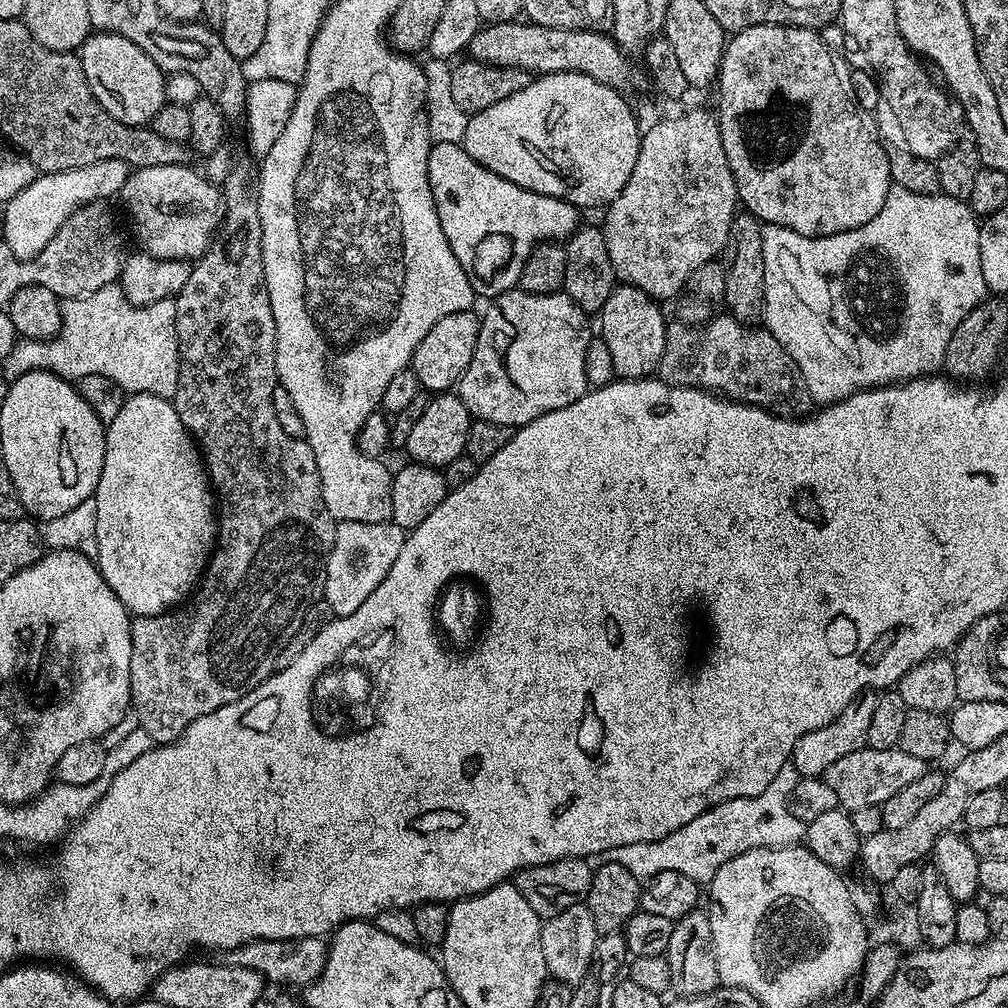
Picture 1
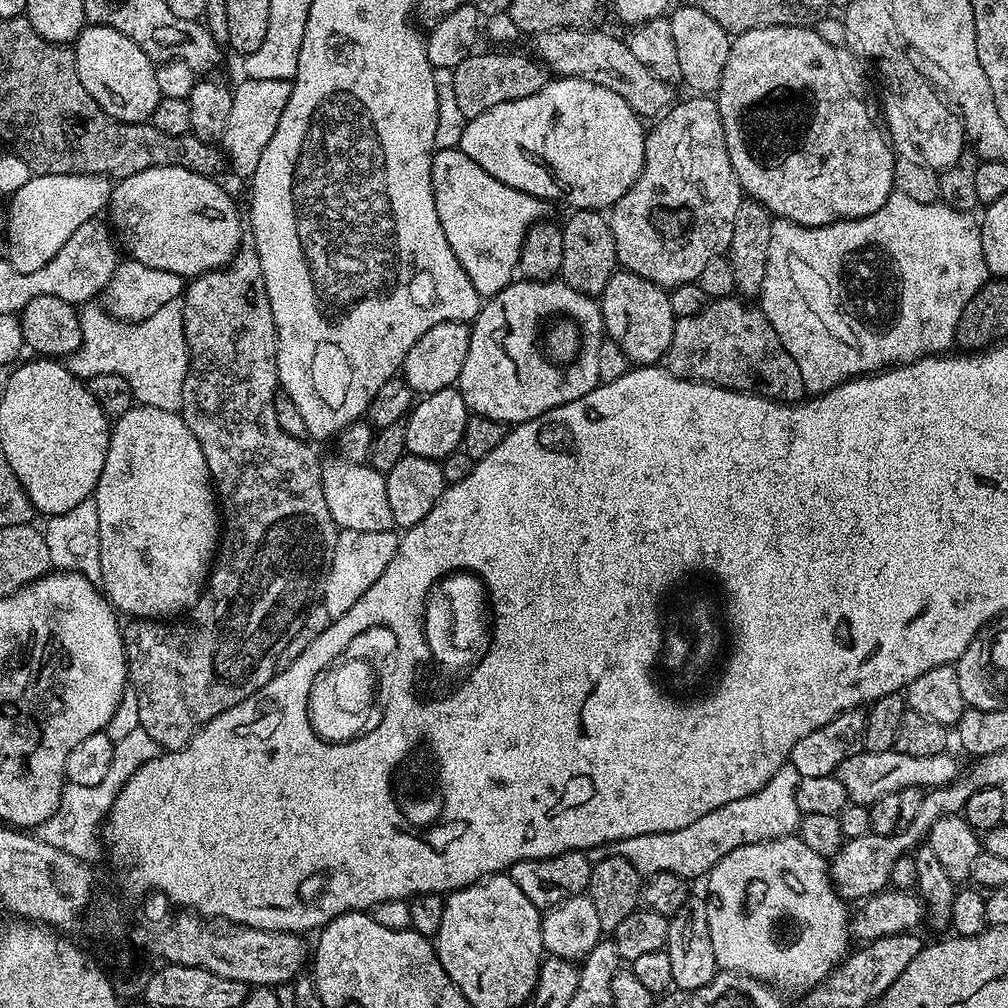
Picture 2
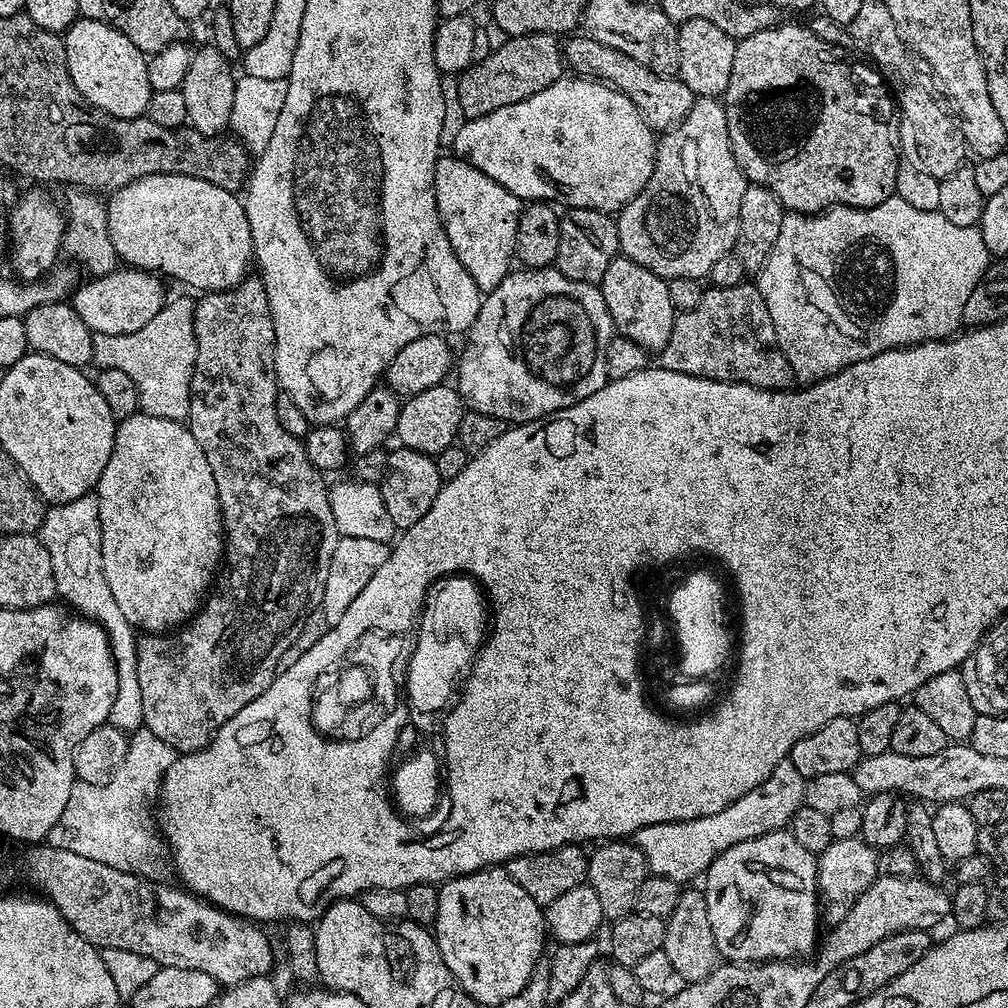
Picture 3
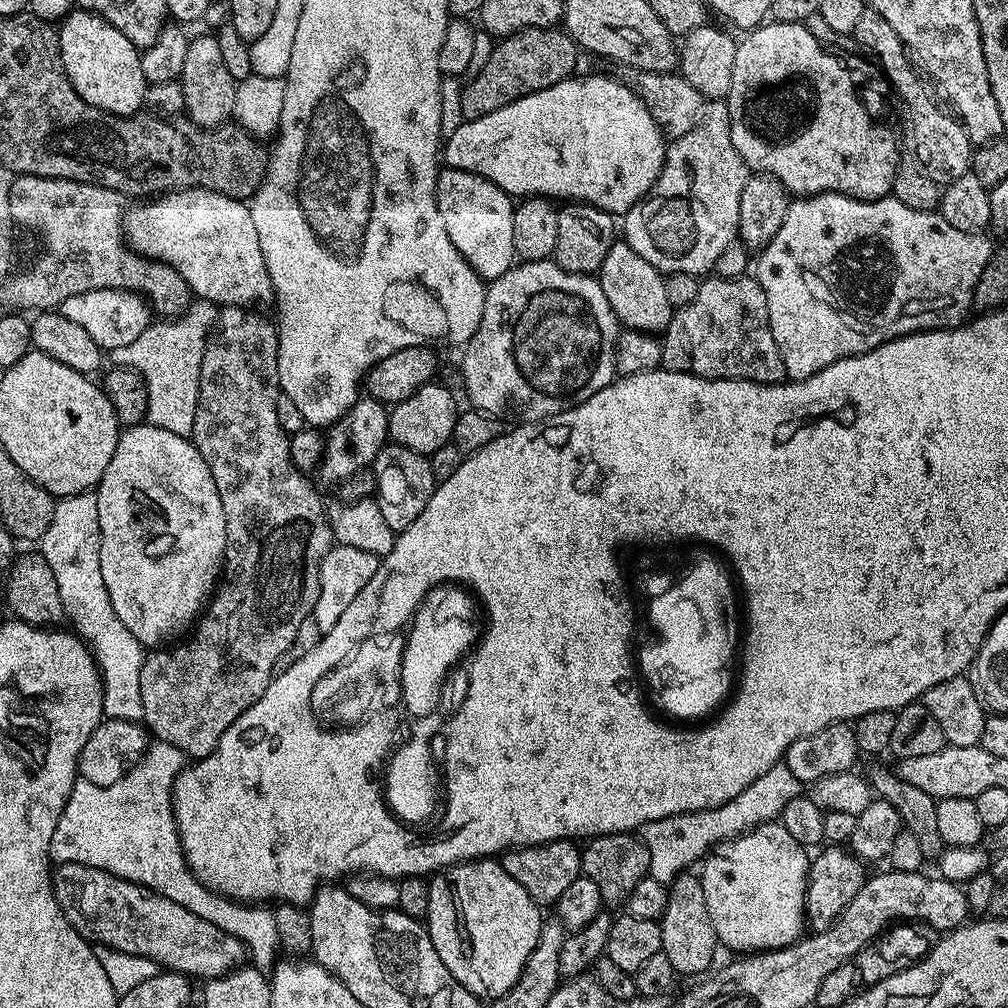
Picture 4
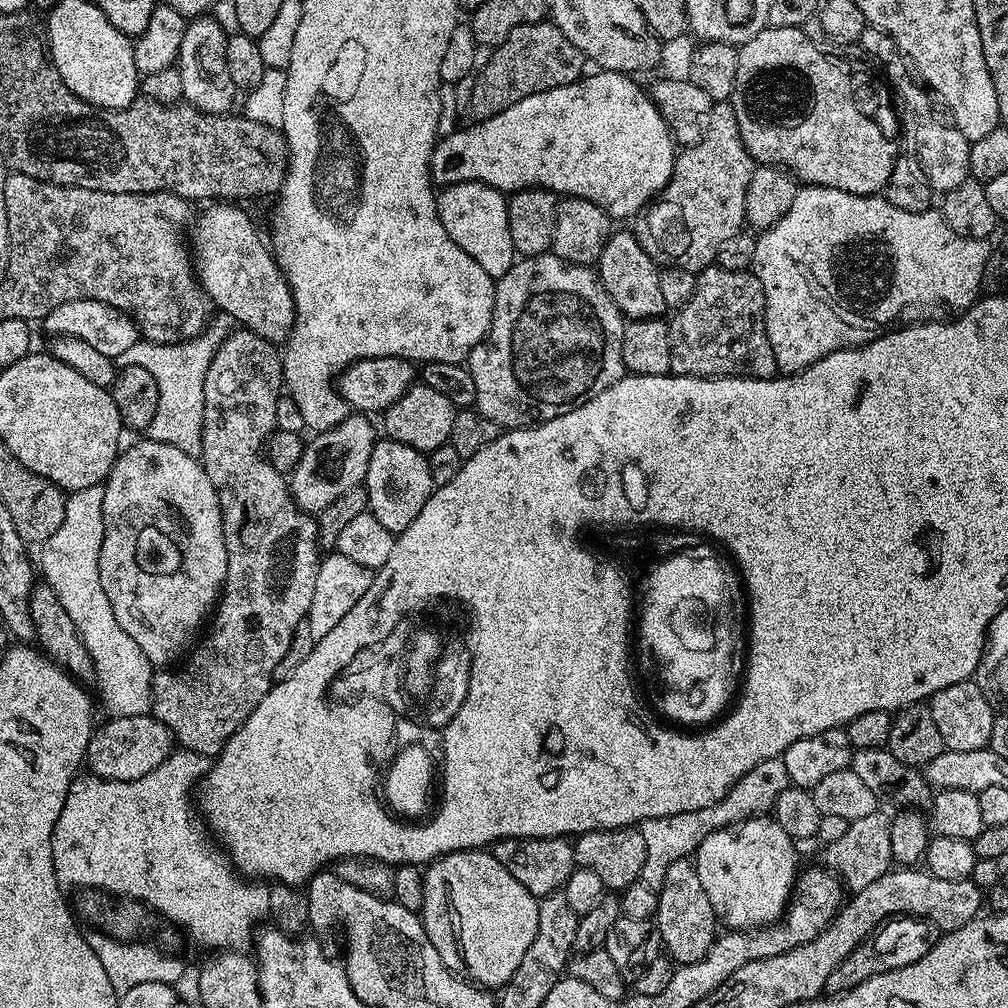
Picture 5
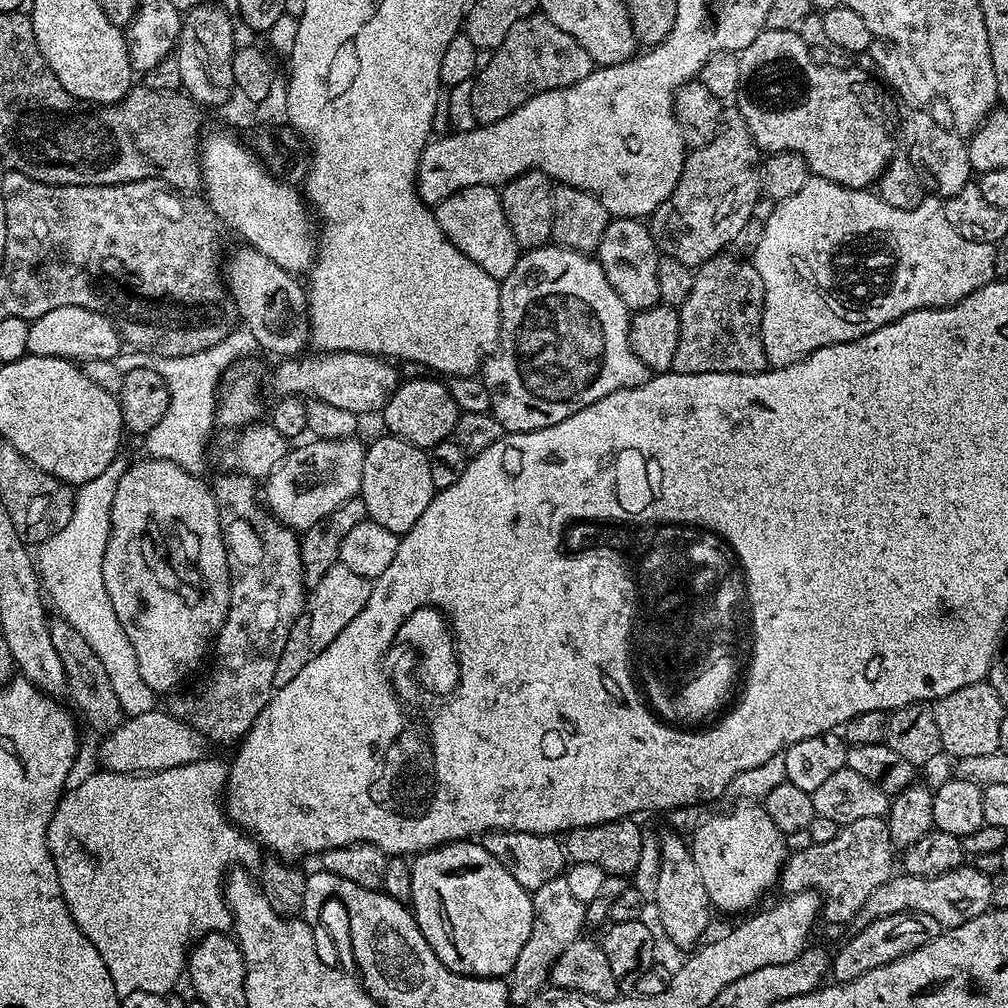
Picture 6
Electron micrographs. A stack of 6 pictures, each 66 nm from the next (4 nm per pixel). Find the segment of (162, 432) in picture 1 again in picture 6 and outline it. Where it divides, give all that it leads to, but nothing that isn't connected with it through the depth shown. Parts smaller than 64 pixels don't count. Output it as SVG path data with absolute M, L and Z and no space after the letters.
M153 458L143 459L137 464L129 463L125 467L122 478L118 482L118 490L114 490L114 506L110 510L112 533L106 542L106 550L102 558L102 582L106 582L106 594L110 594L114 614L118 614L118 622L122 622L130 638L130 646L134 646L134 654L138 654L138 668L142 670L142 678L145 679L146 686L150 686L152 692L163 694L171 688L178 687L203 662L204 655L206 655L205 660L209 655L230 606L232 574L228 570L228 551L224 545L224 537L220 534L220 515L213 489L209 485L207 488L201 477L182 470L182 466L174 462Z

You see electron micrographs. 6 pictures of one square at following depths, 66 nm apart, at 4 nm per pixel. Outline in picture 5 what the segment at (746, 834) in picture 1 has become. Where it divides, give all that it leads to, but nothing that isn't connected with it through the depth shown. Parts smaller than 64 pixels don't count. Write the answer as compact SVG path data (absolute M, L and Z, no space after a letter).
M775 756L766 762L758 762L750 774L742 774L738 782L722 798L722 802L714 802L714 806L706 806L702 810L690 810L686 814L670 814L666 818L650 818L639 825L642 838L646 838L646 866L642 866L640 879L646 886L659 890L666 878L666 870L674 866L674 862L687 860L695 853L696 847L706 838L706 834L714 834L719 828L729 828L731 824L741 824L751 816L762 816L771 813L776 804L778 794L792 784L790 774L786 774L786 762Z

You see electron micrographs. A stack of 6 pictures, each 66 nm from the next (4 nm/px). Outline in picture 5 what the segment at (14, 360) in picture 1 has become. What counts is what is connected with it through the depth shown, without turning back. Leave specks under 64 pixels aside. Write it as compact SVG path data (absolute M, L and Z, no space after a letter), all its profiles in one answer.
M213 319L210 327L195 336L193 340L181 340L178 344L137 342L134 346L130 346L130 350L119 356L121 365L142 366L150 370L150 374L154 374L158 382L158 410L154 410L154 419L146 429L147 439L178 446L178 450L199 457L202 446L202 406L206 370L210 370L210 362L229 331L229 325L226 326L222 321Z

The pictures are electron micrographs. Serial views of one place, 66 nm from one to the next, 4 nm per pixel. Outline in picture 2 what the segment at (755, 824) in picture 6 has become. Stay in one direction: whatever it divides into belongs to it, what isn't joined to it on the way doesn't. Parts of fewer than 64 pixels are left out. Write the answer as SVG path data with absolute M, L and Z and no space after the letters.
M799 835L783 836L777 840L754 842L750 846L738 846L738 850L730 850L726 858L722 858L706 877L708 892L712 897L707 897L708 921L710 922L710 946L714 946L714 958L717 969L726 972L740 972L743 976L752 976L755 980L763 980L765 984L775 986L777 989L793 988L796 994L803 994L818 982L822 982L830 975L833 968L843 961L850 951L850 908L849 905L836 893L832 884L830 864L819 852L810 850L806 842Z

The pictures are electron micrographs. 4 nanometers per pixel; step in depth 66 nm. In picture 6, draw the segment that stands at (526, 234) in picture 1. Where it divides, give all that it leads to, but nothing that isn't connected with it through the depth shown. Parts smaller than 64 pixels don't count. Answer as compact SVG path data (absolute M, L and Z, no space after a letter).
M479 184L463 188L450 198L439 201L434 211L438 226L442 226L446 238L450 238L452 245L462 250L462 254L466 254L474 266L482 266L482 270L486 270L486 274L498 282L507 278L510 270L514 270L516 259L522 252L506 222L500 193L495 187Z

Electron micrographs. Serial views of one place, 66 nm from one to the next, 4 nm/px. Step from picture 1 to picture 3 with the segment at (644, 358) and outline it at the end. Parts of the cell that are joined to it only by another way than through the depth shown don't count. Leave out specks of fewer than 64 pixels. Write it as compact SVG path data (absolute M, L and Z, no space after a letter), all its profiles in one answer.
M618 254L610 266L606 266L606 274L602 274L598 295L606 302L613 329L619 335L630 338L630 342L638 342L638 346L652 354L659 353L666 342L670 342L670 330L678 313L674 302L670 302L668 281L646 270L646 266L638 266L629 256Z

